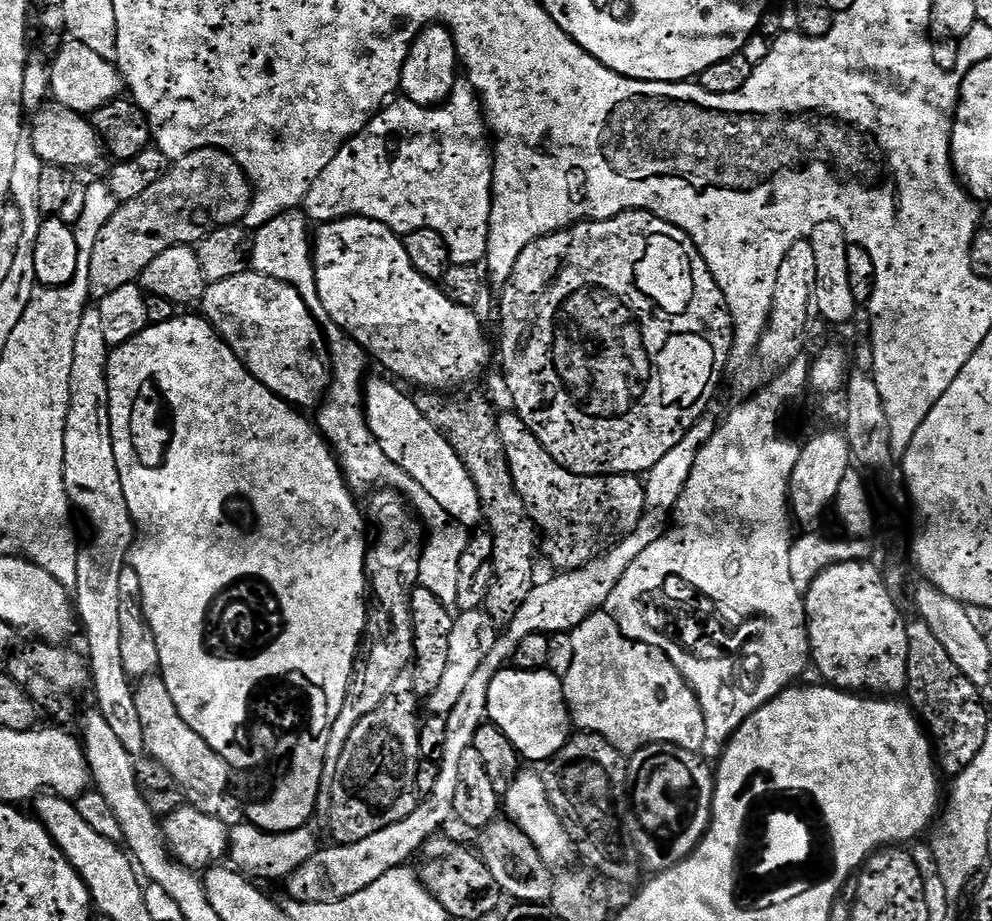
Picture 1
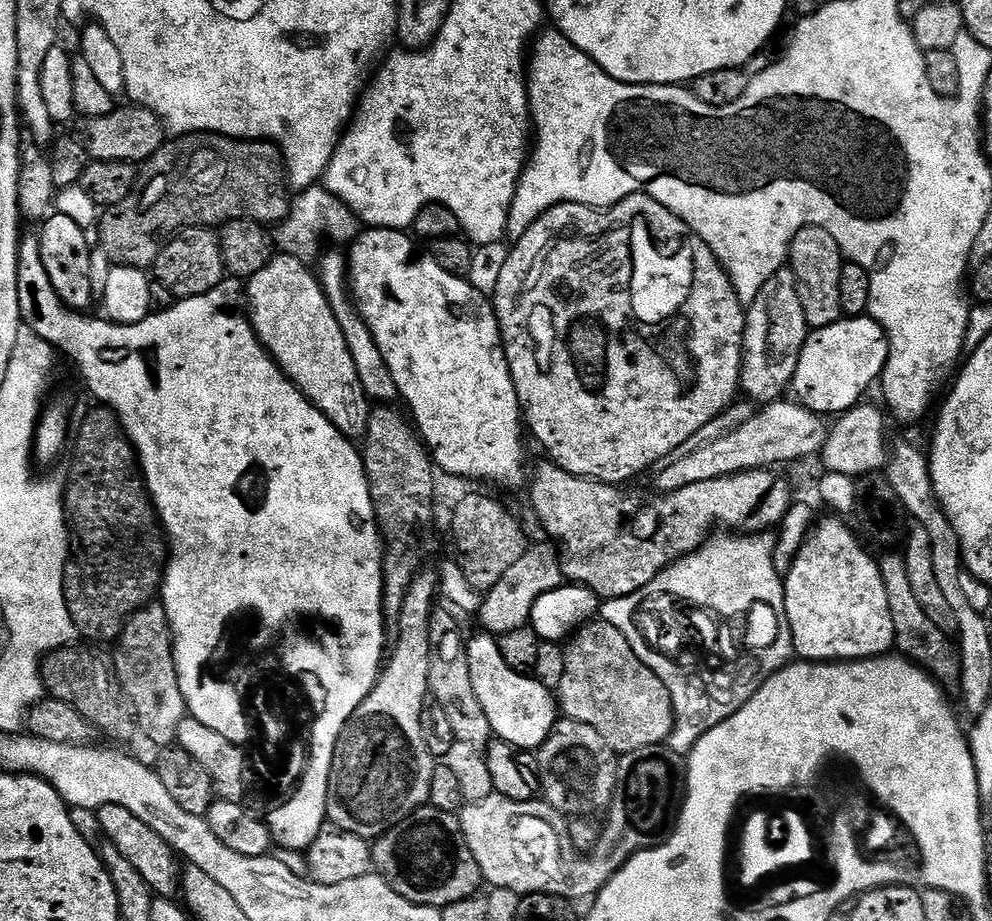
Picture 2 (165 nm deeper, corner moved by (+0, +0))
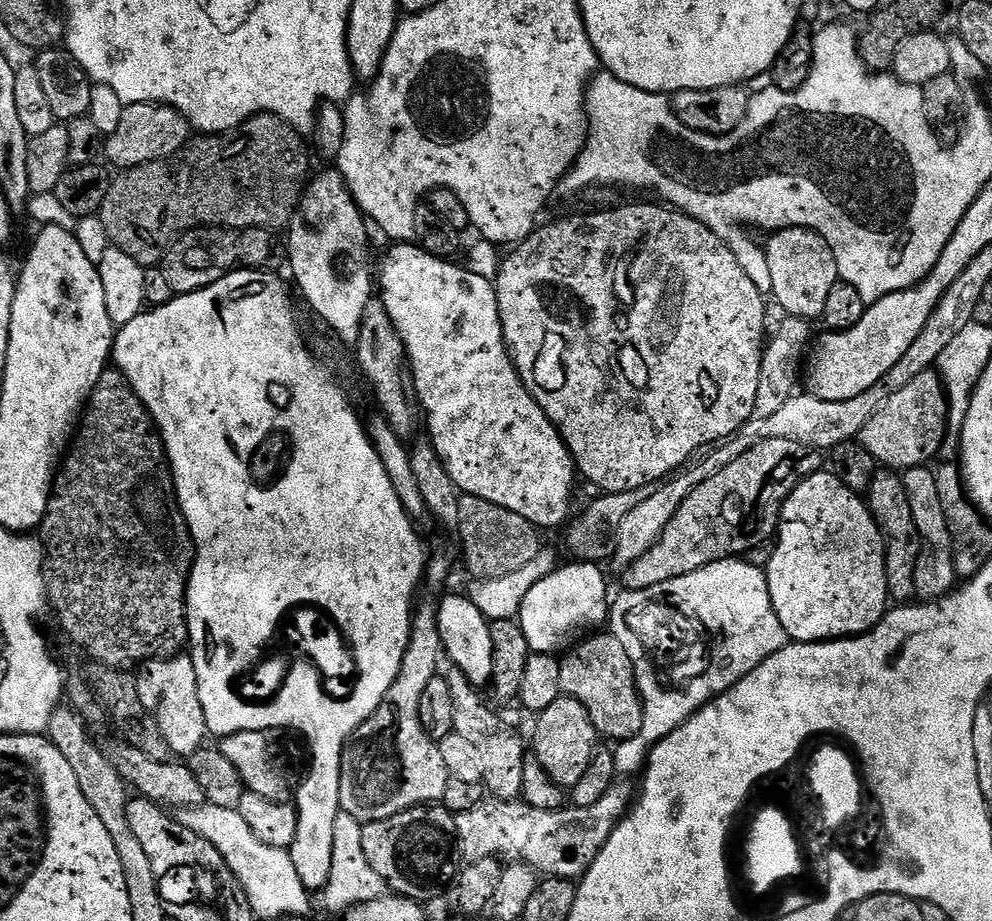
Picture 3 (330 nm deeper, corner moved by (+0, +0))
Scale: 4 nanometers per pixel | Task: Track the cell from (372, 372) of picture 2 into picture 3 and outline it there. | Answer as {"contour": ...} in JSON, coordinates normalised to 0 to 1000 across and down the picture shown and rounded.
{"contour":[[[334,186],[314,192],[289,249],[290,281],[307,328],[339,359],[345,372],[358,376],[370,330],[377,325],[377,295],[371,292],[372,244],[347,192]]]}

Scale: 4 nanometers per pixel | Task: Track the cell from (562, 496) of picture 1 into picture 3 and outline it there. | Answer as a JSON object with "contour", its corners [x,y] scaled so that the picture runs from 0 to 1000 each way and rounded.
{"contour":[[[771,476],[767,482],[760,483],[755,491],[748,492],[739,504],[738,501],[731,503],[727,512],[722,512],[715,521],[710,521],[708,528],[704,528],[690,542],[685,557],[681,559],[676,570],[676,581],[666,584],[655,598],[647,602],[647,606],[643,606],[637,616],[632,618],[632,642],[646,643],[655,636],[663,636],[676,626],[700,623],[700,619],[708,619],[708,615],[716,615],[725,608],[753,605],[755,603],[753,599],[768,594],[774,585],[775,590],[783,581],[788,568],[790,546],[796,541],[800,531],[810,522],[810,518],[819,517],[832,507],[832,496],[830,499],[827,495],[830,494],[824,488],[817,486],[814,482],[806,482],[802,478]]]}

